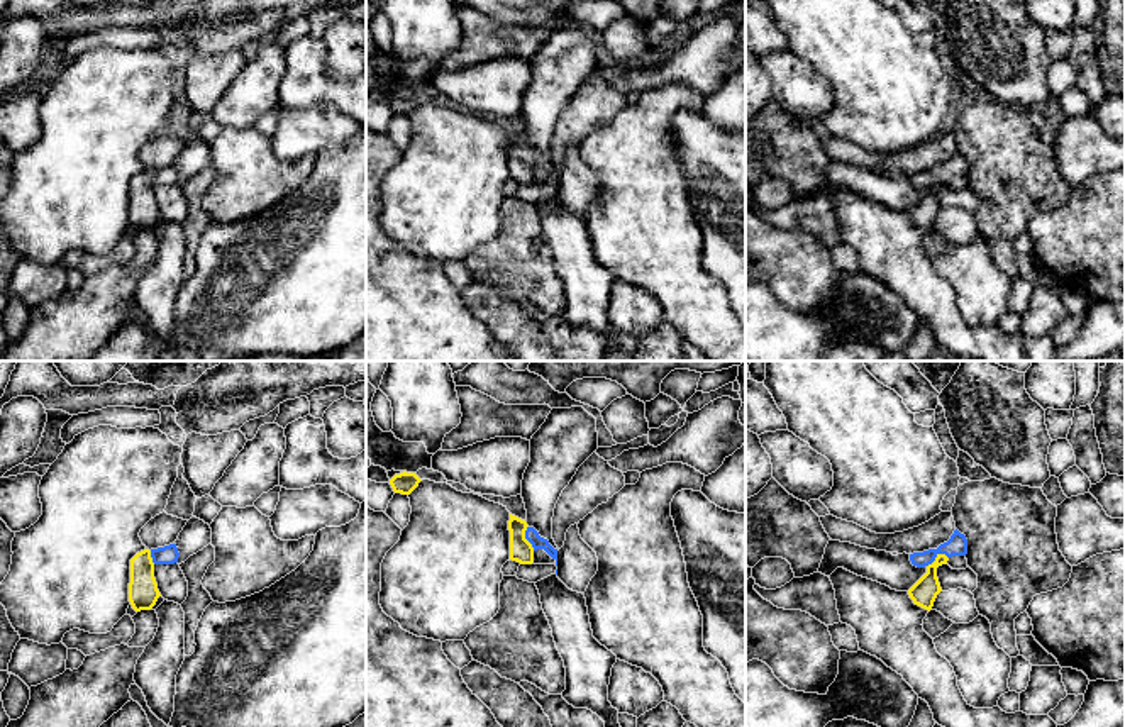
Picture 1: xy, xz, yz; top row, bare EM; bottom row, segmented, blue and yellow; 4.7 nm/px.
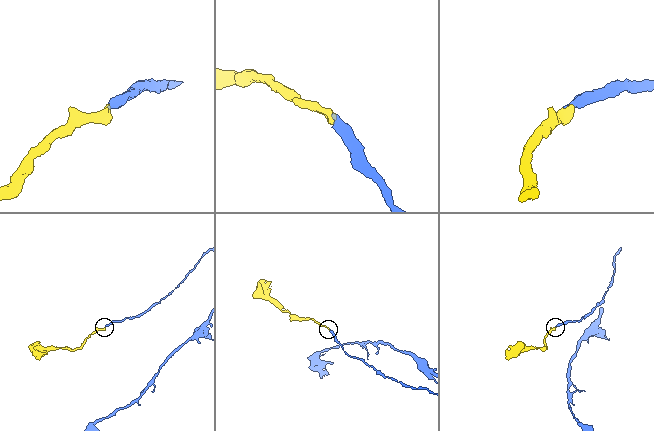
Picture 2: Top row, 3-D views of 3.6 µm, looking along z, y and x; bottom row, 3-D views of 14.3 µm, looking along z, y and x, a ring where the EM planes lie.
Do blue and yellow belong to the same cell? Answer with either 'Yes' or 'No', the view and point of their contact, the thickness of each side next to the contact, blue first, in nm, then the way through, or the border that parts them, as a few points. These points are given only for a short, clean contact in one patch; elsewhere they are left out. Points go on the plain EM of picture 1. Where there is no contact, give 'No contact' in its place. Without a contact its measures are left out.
Yes. Touches blue at yz (936, 177). Thickness 100 nm (blue) against 120 nm. Path across: yz (958, 165), (936, 177), (929, 205), (924, 212)

